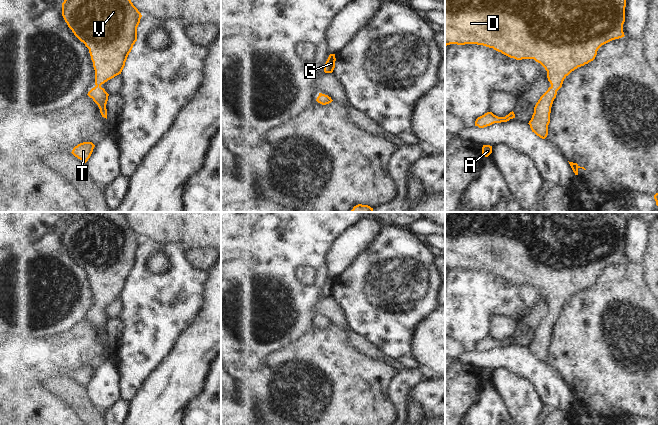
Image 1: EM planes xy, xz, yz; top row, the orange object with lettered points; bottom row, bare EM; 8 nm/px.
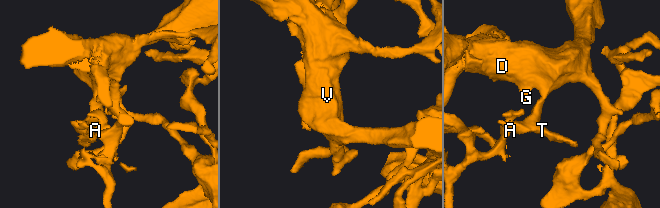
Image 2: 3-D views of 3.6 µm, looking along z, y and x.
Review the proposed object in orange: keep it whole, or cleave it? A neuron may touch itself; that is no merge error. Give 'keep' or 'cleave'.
keep

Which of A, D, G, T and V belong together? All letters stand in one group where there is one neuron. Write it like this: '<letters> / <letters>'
A D G T V

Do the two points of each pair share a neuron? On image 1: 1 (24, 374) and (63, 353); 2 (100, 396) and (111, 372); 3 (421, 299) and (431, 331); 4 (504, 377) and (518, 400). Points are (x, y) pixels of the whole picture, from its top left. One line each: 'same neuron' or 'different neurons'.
1: same neuron
2: same neuron
3: different neurons
4: same neuron

